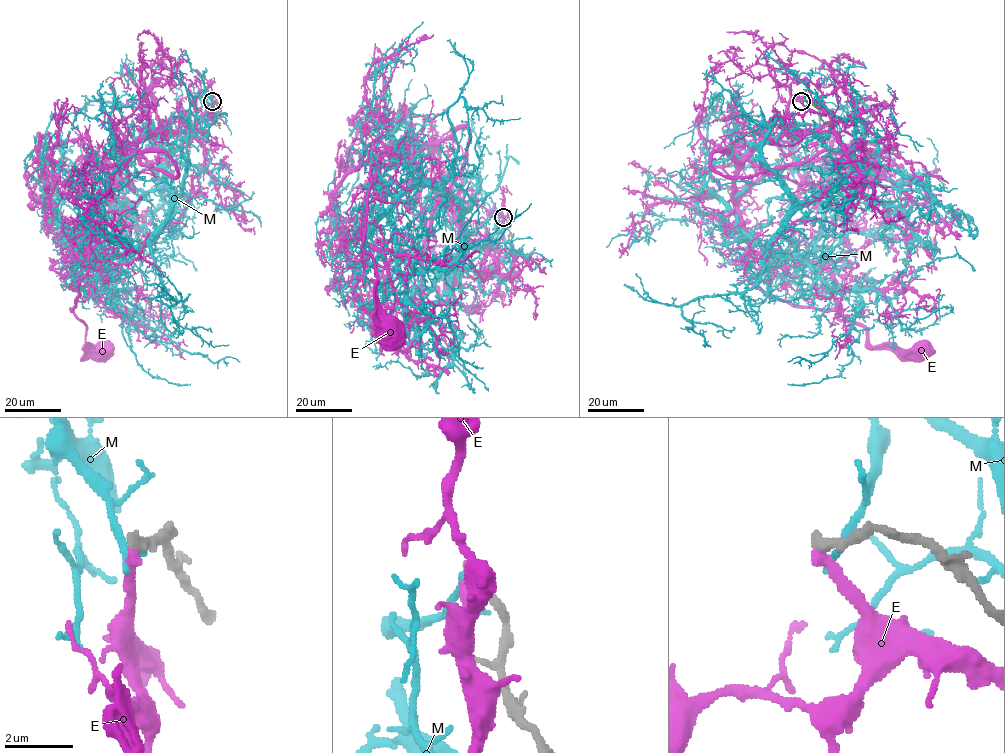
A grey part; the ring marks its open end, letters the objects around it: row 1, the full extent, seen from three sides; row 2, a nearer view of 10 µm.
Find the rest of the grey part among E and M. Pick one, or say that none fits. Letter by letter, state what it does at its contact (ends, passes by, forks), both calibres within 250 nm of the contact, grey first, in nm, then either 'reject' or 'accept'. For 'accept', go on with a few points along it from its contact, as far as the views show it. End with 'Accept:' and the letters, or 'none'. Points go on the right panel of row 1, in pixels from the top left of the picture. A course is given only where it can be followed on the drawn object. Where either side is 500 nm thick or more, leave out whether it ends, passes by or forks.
E: it ends | 360/340 nm | accept | via (801, 102), (832, 126), (760, 144), (735, 182), (749, 279), (834, 310), (872, 346), (921, 350)
M: it ends | 400/220 nm | reject
Accept: E

